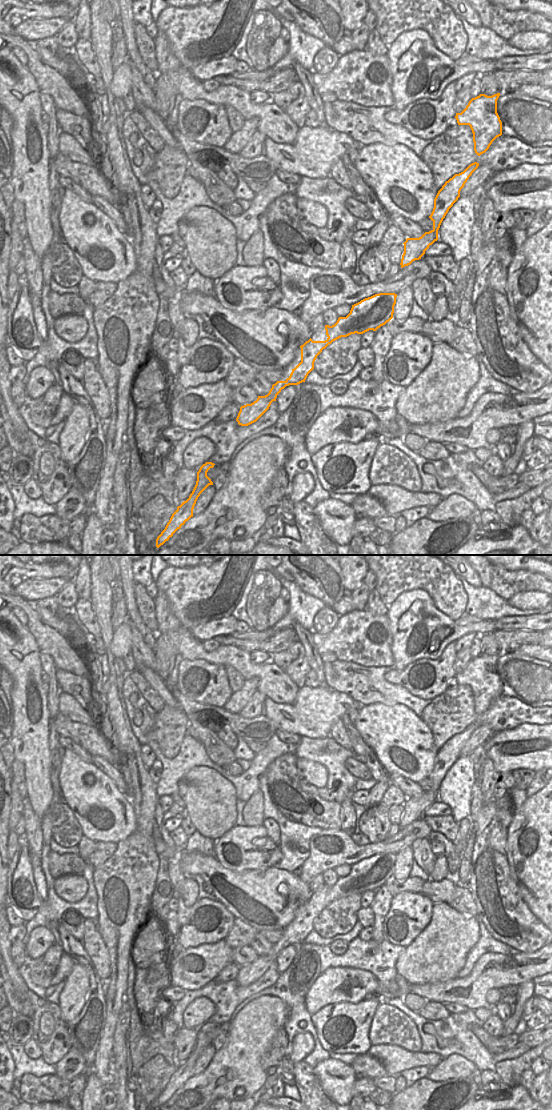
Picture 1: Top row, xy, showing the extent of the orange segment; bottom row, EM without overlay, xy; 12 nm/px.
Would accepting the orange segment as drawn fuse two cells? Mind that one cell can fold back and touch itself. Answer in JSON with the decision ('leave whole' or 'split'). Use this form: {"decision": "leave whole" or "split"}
{"decision": "leave whole"}

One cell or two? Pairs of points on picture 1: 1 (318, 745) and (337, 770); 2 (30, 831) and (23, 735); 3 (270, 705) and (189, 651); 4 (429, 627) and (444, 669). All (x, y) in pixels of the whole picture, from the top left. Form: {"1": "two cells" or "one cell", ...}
{"1": "one cell", "2": "two cells", "3": "two cells", "4": "two cells"}

